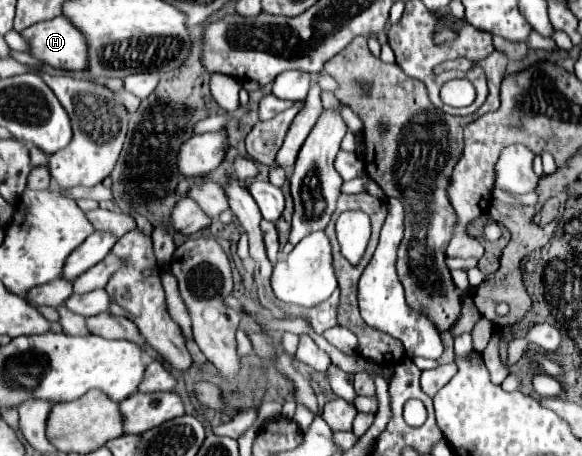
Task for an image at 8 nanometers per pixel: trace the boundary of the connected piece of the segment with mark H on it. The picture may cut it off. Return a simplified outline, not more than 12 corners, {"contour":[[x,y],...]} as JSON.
{"contour":[[66,17],[20,35],[40,63],[86,69],[86,41]]}

